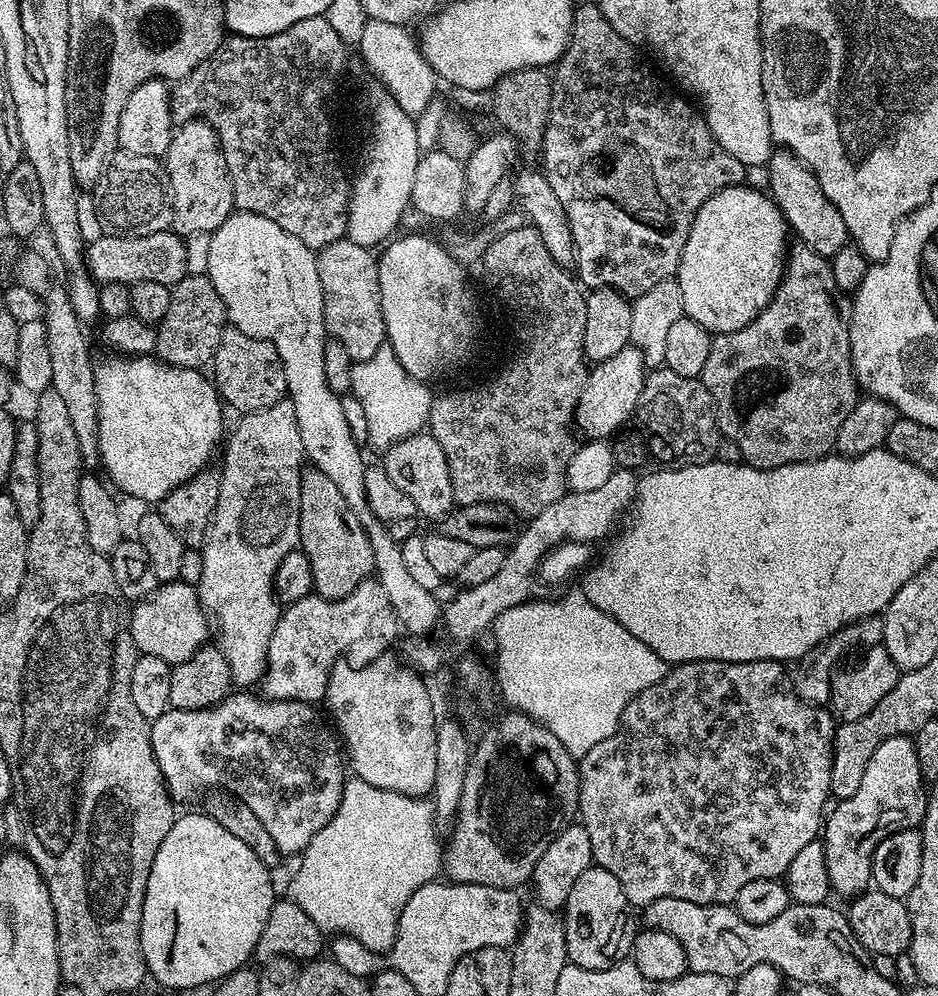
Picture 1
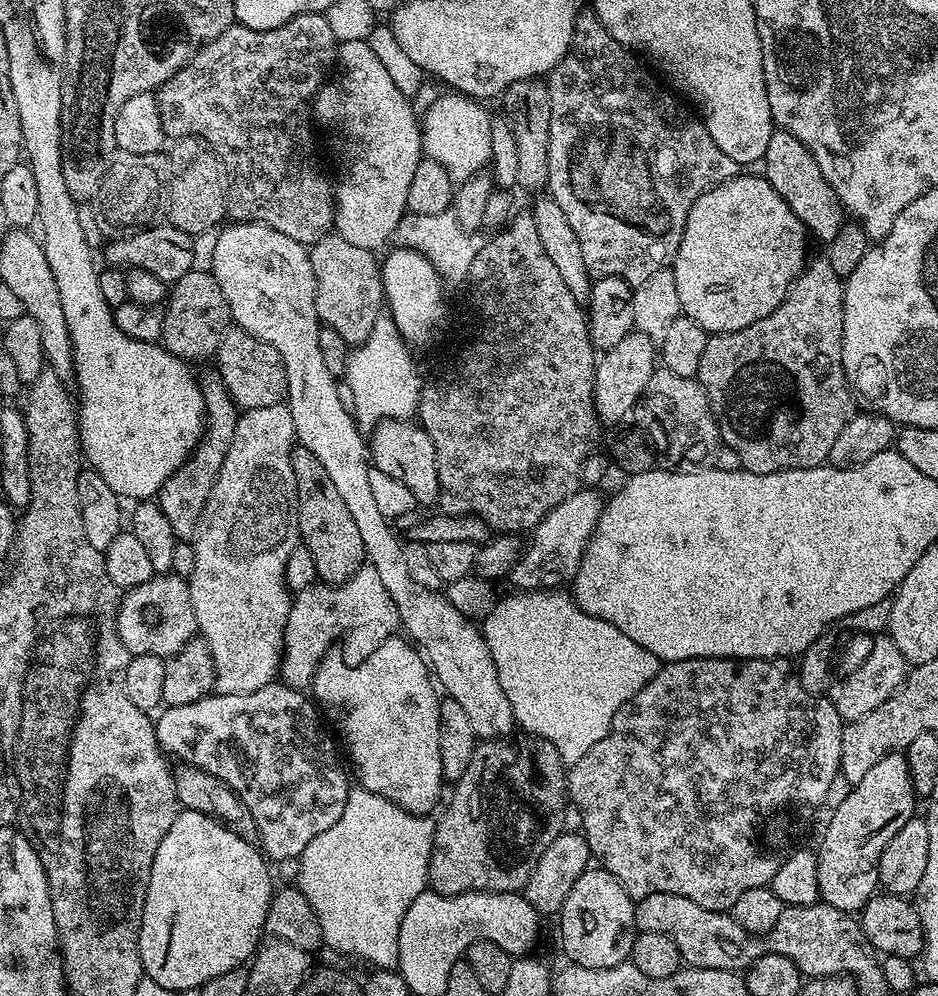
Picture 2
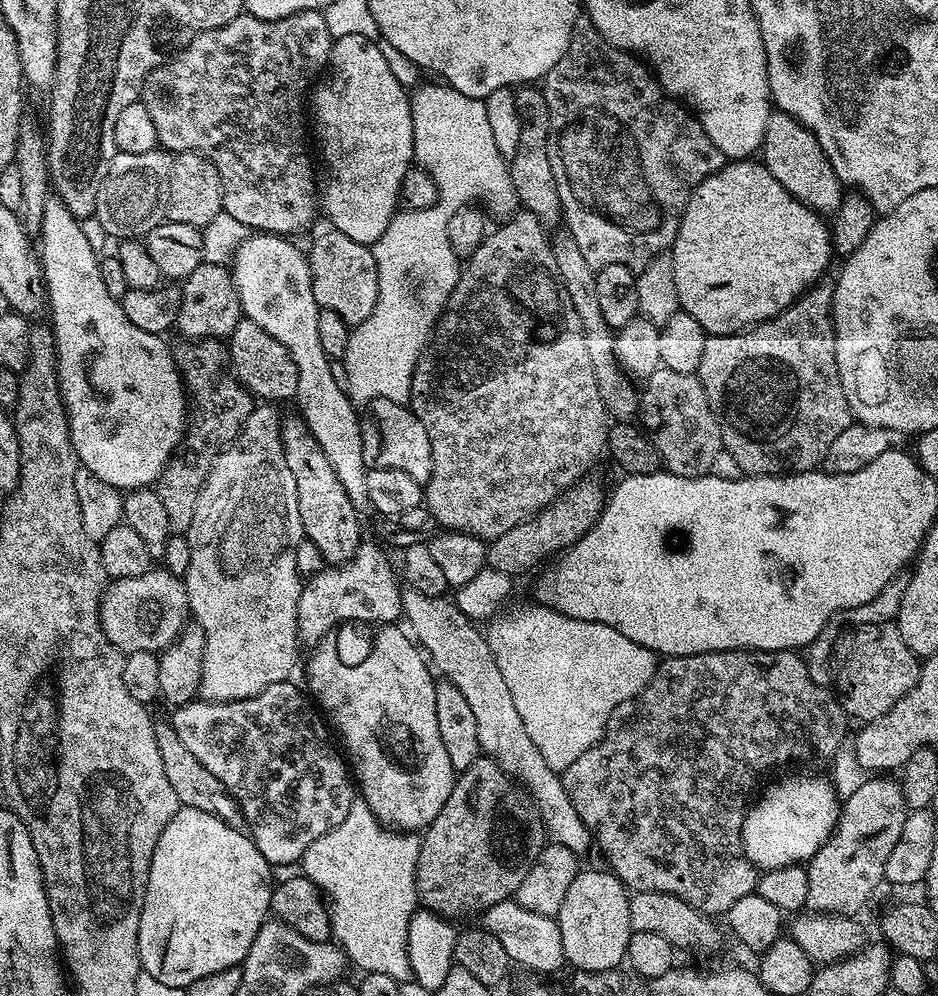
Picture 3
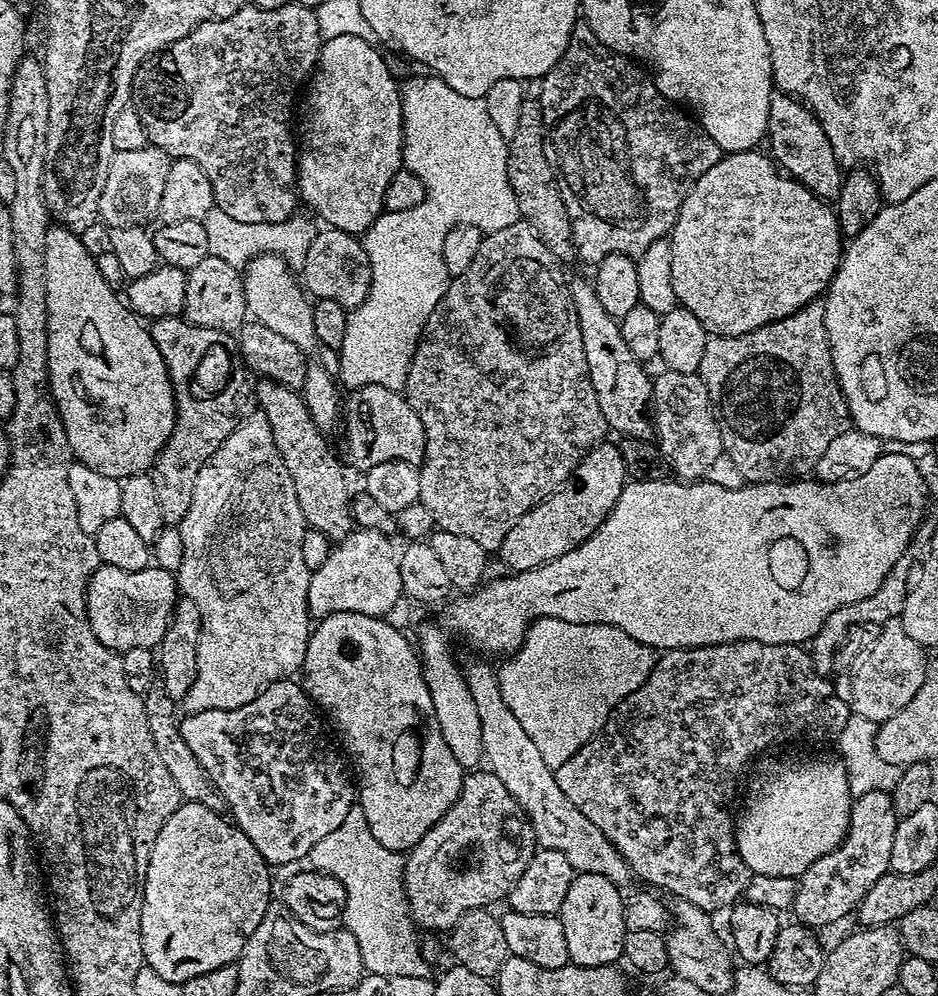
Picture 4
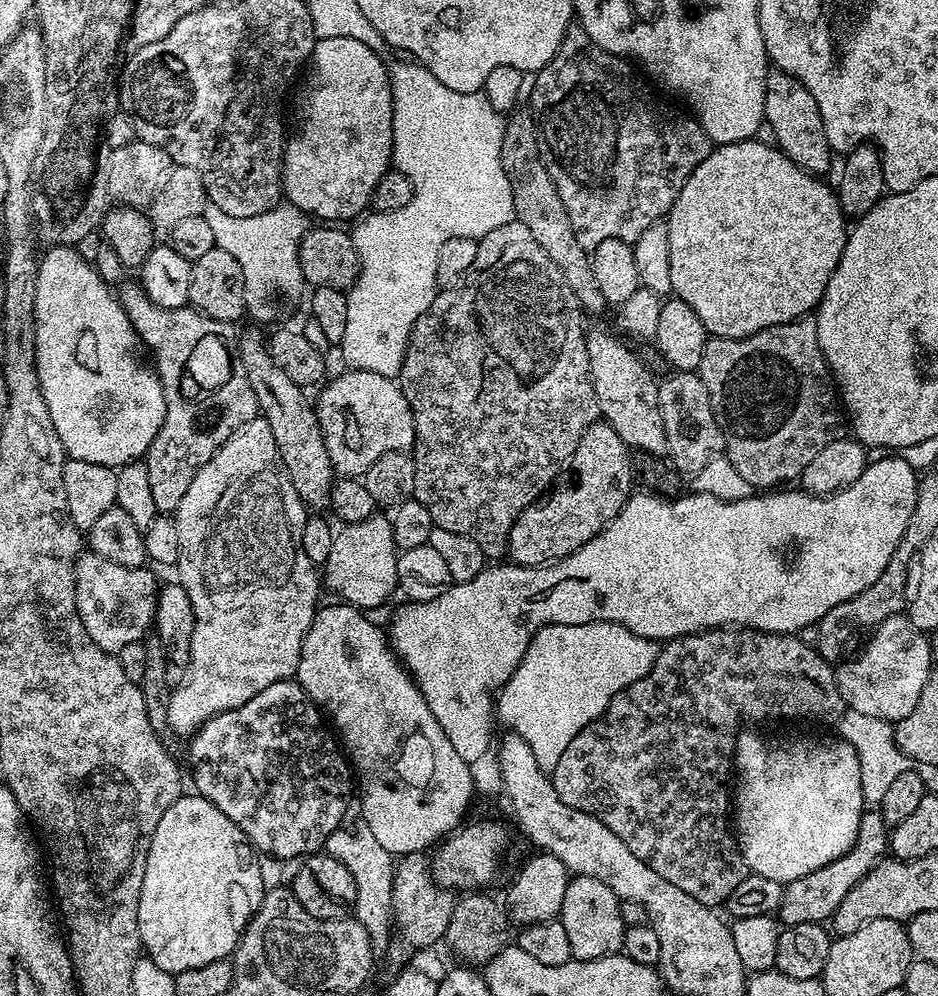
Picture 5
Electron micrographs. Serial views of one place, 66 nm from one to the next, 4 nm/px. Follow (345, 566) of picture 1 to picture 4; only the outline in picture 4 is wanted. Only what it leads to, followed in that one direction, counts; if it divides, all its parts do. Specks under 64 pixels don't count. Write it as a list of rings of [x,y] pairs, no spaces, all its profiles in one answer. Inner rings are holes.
[[[267,378],[261,379],[259,383],[257,383],[254,388],[256,403],[259,411],[266,414],[266,422],[270,422],[270,434],[274,434],[274,446],[278,446],[278,454],[282,454],[282,462],[286,462],[286,470],[290,470],[290,482],[294,482],[294,494],[298,494],[298,506],[304,515],[305,525],[324,534],[329,542],[335,542],[337,540],[341,540],[342,538],[346,538],[351,534],[351,532],[354,531],[354,525],[352,523],[352,505],[350,503],[350,491],[348,492],[348,480],[344,477],[345,465],[342,463],[342,460],[342,465],[340,465],[340,460],[336,457],[335,450],[328,445],[328,440],[324,437],[327,436],[325,431],[318,427],[318,425],[314,422],[314,418],[310,418],[310,410],[306,406],[303,395],[301,395],[297,389],[287,388],[284,384],[279,384],[278,382],[274,382],[273,380]]]

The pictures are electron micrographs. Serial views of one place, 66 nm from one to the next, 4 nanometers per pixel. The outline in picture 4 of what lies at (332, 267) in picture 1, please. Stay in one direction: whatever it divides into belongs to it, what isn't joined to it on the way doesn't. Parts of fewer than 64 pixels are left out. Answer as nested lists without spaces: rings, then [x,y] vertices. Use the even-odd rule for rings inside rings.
[[[337,228],[317,231],[302,269],[302,284],[309,297],[338,302],[346,309],[357,308],[370,290],[370,258],[366,258],[363,243],[357,237]],[[304,275],[304,276],[303,276]]]

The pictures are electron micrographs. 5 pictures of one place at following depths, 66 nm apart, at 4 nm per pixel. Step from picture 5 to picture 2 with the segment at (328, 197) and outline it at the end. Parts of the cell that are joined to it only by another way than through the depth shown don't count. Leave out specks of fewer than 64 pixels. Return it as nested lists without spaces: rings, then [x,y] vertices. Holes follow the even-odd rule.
[[[346,40],[336,49],[336,64],[340,73],[321,84],[312,102],[312,110],[317,121],[328,128],[340,132],[344,139],[344,165],[340,168],[340,181],[334,184],[336,197],[335,231],[353,246],[375,253],[389,239],[396,235],[396,228],[408,212],[406,193],[418,162],[422,159],[422,124],[418,112],[412,109],[413,101],[405,96],[394,81],[386,66],[382,66],[378,54],[368,45],[367,40]]]

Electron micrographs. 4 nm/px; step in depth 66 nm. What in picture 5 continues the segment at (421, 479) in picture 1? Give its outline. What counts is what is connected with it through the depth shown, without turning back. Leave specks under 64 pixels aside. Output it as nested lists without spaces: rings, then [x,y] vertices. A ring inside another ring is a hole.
[[[354,368],[344,370],[341,376],[330,380],[319,389],[320,397],[314,400],[314,407],[322,430],[322,438],[326,442],[326,454],[330,454],[332,467],[341,477],[363,477],[364,472],[370,470],[370,466],[374,466],[378,458],[382,458],[382,454],[408,452],[415,445],[416,431],[412,411],[406,402],[406,394],[402,394],[399,383],[393,377]]]

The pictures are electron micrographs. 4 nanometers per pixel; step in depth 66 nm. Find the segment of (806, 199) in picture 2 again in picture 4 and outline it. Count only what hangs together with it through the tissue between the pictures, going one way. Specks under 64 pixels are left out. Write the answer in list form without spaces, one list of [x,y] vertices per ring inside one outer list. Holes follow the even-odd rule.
[[[782,91],[772,95],[766,144],[772,147],[770,149],[772,159],[793,180],[806,186],[806,190],[810,190],[825,202],[835,201],[844,181],[842,165],[838,162],[838,158],[834,158],[830,138],[826,138],[826,132],[822,130],[818,118],[803,100]]]

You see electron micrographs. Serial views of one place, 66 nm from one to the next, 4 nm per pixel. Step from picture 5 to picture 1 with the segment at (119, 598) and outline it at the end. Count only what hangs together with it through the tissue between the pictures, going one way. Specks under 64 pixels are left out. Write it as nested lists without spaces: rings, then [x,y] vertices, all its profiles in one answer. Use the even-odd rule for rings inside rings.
[[[179,579],[170,584],[160,584],[131,609],[128,618],[128,629],[136,643],[137,653],[157,656],[173,666],[186,662],[186,658],[209,643],[208,624],[210,628],[209,617],[200,605],[199,591]]]

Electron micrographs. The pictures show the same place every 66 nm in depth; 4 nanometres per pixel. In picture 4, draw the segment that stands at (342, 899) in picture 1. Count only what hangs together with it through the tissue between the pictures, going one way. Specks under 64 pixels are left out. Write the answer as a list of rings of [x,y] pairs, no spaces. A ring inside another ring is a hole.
[[[353,806],[350,814],[346,814],[346,822],[338,826],[338,830],[326,834],[314,850],[306,858],[307,863],[315,871],[325,872],[331,876],[337,876],[344,884],[346,890],[346,906],[344,907],[343,927],[358,942],[362,950],[362,962],[364,963],[365,973],[373,972],[382,974],[389,978],[398,975],[410,975],[411,977],[422,978],[428,976],[428,960],[424,957],[424,952],[420,949],[420,944],[416,941],[418,925],[412,919],[412,912],[408,909],[408,899],[404,889],[404,856],[394,850],[386,850],[374,834],[370,834],[370,826],[366,822],[366,814],[358,806]]]

